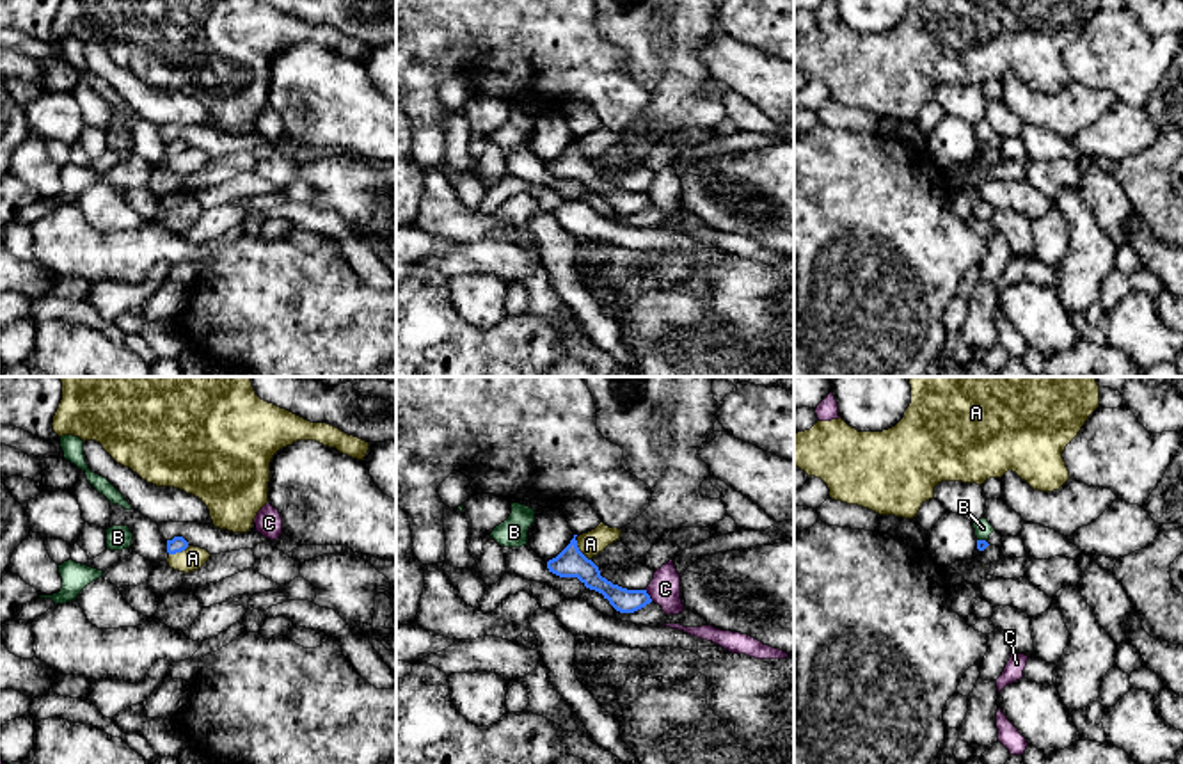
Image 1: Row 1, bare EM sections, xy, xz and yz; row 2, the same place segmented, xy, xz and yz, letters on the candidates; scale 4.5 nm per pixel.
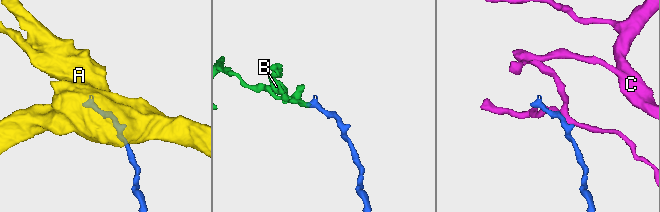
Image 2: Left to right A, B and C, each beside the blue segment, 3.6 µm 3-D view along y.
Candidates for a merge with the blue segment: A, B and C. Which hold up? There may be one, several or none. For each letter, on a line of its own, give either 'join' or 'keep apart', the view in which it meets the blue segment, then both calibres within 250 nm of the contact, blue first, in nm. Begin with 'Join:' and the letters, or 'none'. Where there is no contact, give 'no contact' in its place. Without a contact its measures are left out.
Join: none
A: keep apart | xz | 140/110 nm
B: keep apart | yz | 50/80 nm
C: keep apart | xz | 110/140 nm

